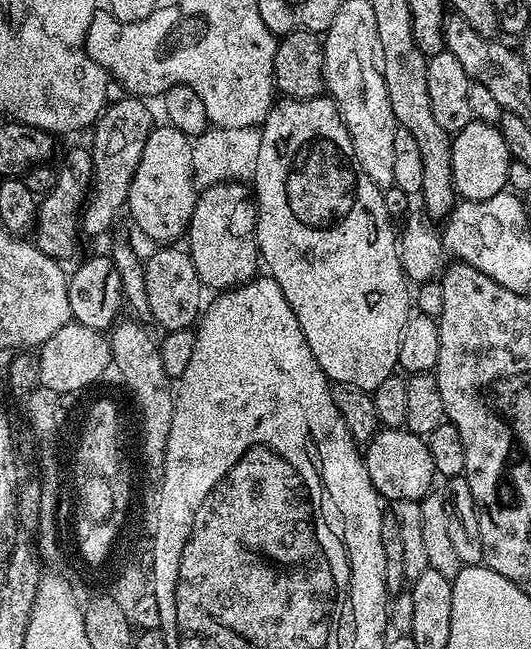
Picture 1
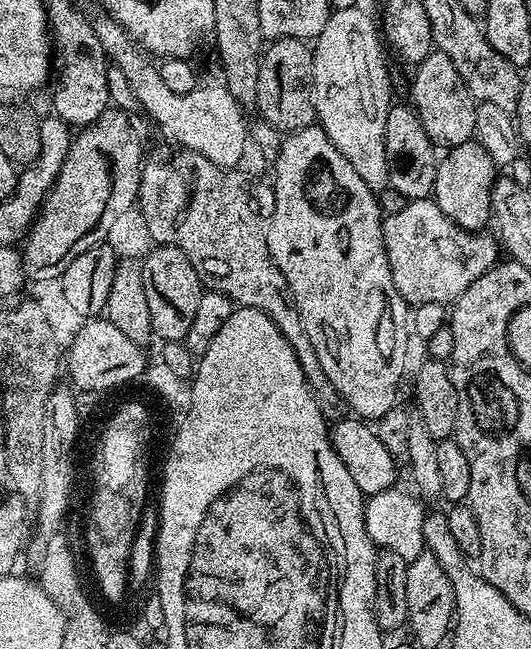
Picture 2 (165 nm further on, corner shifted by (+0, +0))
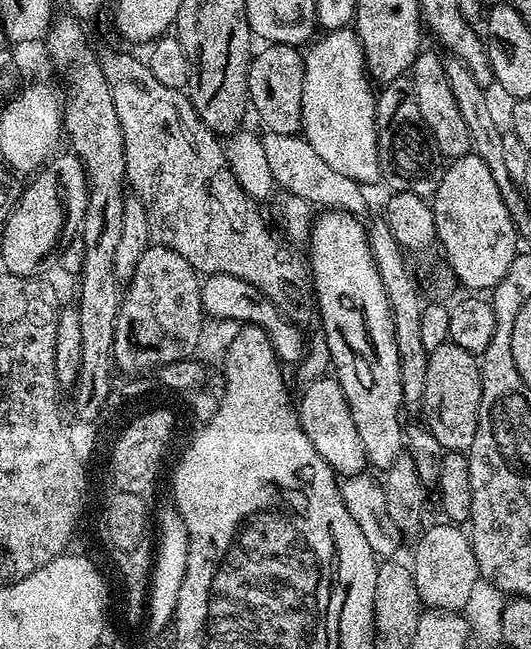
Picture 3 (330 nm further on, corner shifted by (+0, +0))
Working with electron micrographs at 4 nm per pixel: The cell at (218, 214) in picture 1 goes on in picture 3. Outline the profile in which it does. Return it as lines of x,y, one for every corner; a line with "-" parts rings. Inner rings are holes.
102,49
98,52
98,59
122,126
128,175
126,184
146,206
152,240
159,247
174,250
178,256
186,258
193,270
201,274
234,274
250,282
250,286
268,296
276,309
292,323
301,326
307,326
311,320
313,323
314,300
310,295
309,265
305,261
303,264
291,252
293,249
268,229
267,222
256,209
259,208
257,201
240,189
240,183
228,169
225,145
200,120
187,91
170,89
158,82
147,63
131,51

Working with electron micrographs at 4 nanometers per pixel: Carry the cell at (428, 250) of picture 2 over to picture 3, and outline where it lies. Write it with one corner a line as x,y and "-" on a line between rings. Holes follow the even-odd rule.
265,131
261,135
266,162
269,163
273,183
284,187
289,195
300,197
318,208
336,209
361,218
367,217
367,187
358,183
353,175
333,170
301,135
274,134

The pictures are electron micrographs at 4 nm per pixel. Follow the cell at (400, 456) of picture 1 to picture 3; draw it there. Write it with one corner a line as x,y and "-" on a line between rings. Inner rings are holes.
331,375
316,380
298,400
300,425
306,430
306,438
314,445
314,450
322,454
322,458
332,467
337,477
363,476
369,467
366,450
362,446
362,438
354,427
354,414
350,414
350,406
346,402
346,394
342,394
342,386

